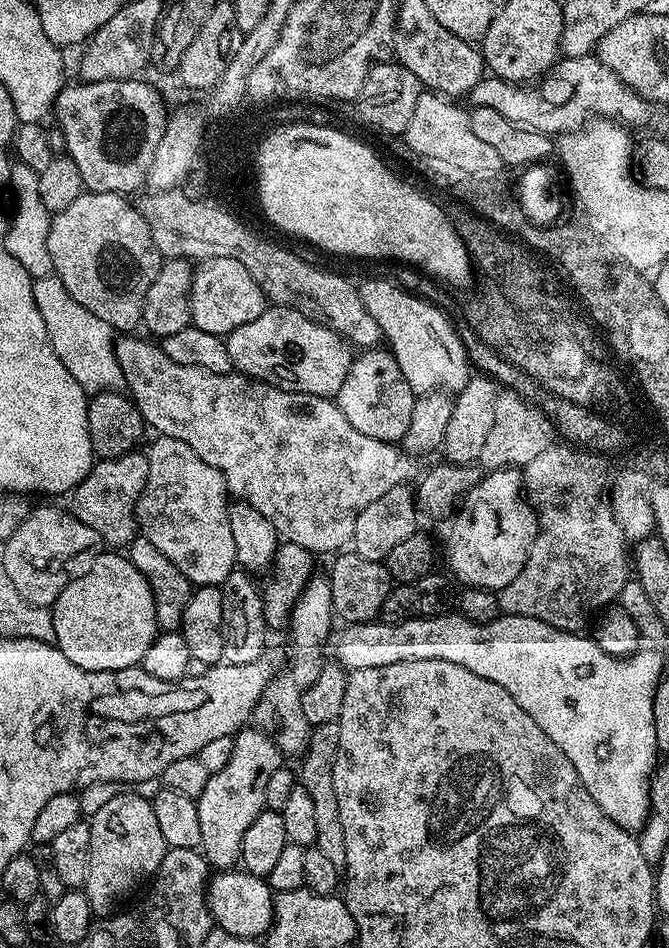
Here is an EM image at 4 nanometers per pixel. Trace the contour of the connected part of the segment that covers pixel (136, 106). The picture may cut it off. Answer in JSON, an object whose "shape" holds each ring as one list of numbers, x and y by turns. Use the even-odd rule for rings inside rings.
{"shape":[[144,78,103,80,102,82,76,82,73,88,64,86,57,95,54,120,65,132,66,156,78,166,85,189,90,192,119,192,132,194,139,184,148,179,150,164,158,151,158,142,168,125,169,109,164,109,160,92]]}

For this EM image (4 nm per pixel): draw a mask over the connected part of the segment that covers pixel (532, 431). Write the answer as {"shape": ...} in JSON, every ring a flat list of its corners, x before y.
{"shape":[[497,392,494,398,494,427,490,429,490,435,482,446,478,464,485,473,497,472,503,468,522,470,553,443,552,423,541,409,528,400,523,400,521,396,502,396]]}

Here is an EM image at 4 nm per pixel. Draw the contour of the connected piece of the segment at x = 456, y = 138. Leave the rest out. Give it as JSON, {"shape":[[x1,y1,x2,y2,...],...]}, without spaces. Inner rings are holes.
{"shape":[[427,90,421,91,418,102,414,105,414,114,410,117,410,126,403,132,409,153,423,152,441,162,449,163,465,174,476,176,497,174,505,169,502,158,483,140,474,134,470,118,465,109,460,109,456,102,449,102,445,97]]}

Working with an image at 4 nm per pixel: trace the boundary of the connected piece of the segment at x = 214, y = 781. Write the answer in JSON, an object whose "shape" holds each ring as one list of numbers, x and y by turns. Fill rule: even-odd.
{"shape":[[245,726,232,741,230,762,222,770,211,773,206,790,195,800,198,806,198,822,202,829,199,849,209,865,216,870,235,869,240,864,242,838,250,830,250,822,265,811,266,782,274,770,282,767,280,747,255,726]]}

